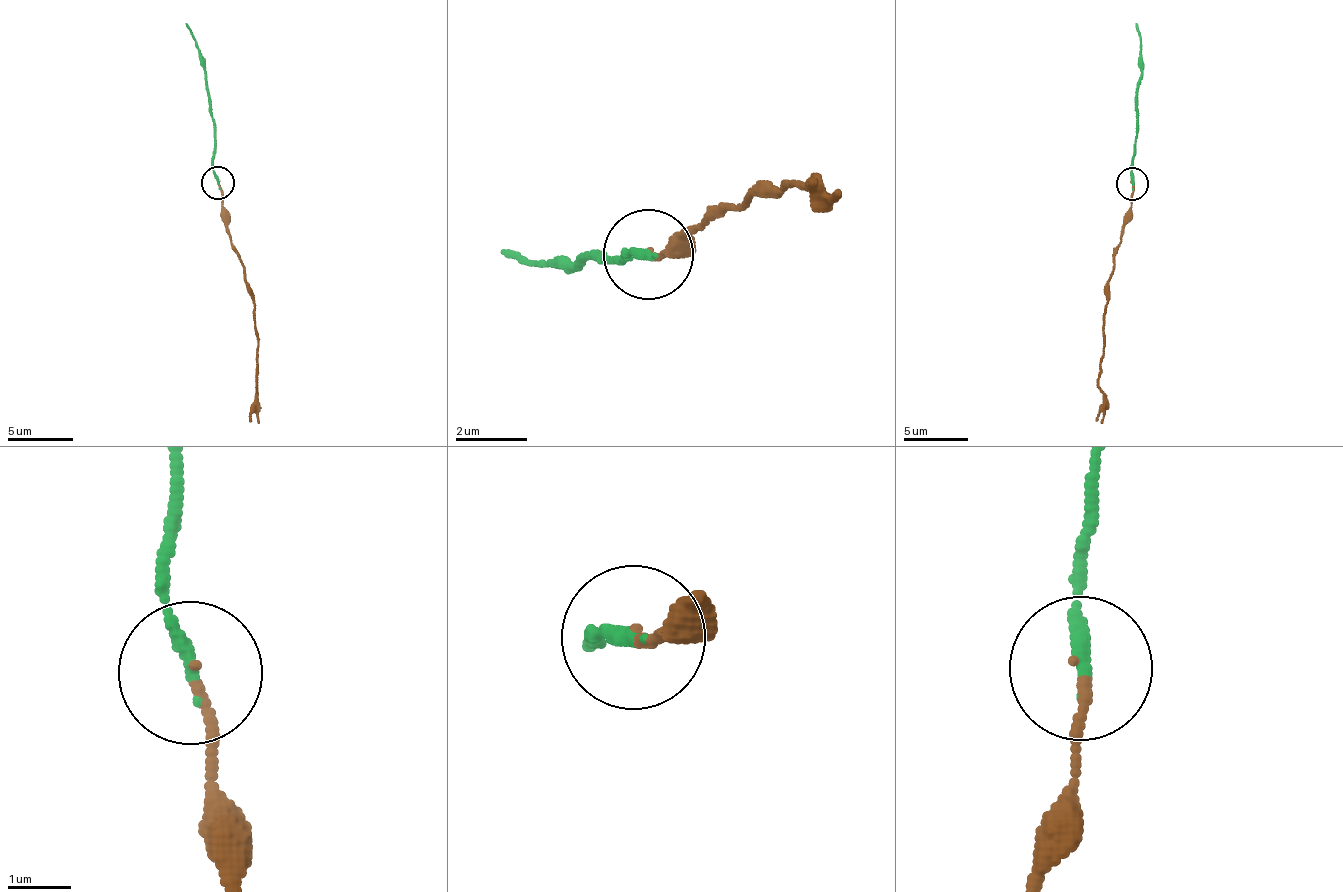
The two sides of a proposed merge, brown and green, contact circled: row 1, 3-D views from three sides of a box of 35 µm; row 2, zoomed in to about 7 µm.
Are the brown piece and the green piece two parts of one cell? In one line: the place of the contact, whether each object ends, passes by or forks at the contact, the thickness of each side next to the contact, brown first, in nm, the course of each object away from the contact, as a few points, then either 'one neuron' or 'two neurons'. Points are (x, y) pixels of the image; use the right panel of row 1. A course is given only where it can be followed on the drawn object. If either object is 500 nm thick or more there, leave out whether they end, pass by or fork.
at (1132, 183); brown ends there; green ends there; 150 nm thick on the brown side, 200 nm on the other; brown runs (1131, 183), (1132, 218), (1114, 255), (1104, 308), (1104, 357), (1097, 379), (1104, 409), (1096, 421); green runs (1131, 183), (1137, 121), (1137, 22); one neuron

